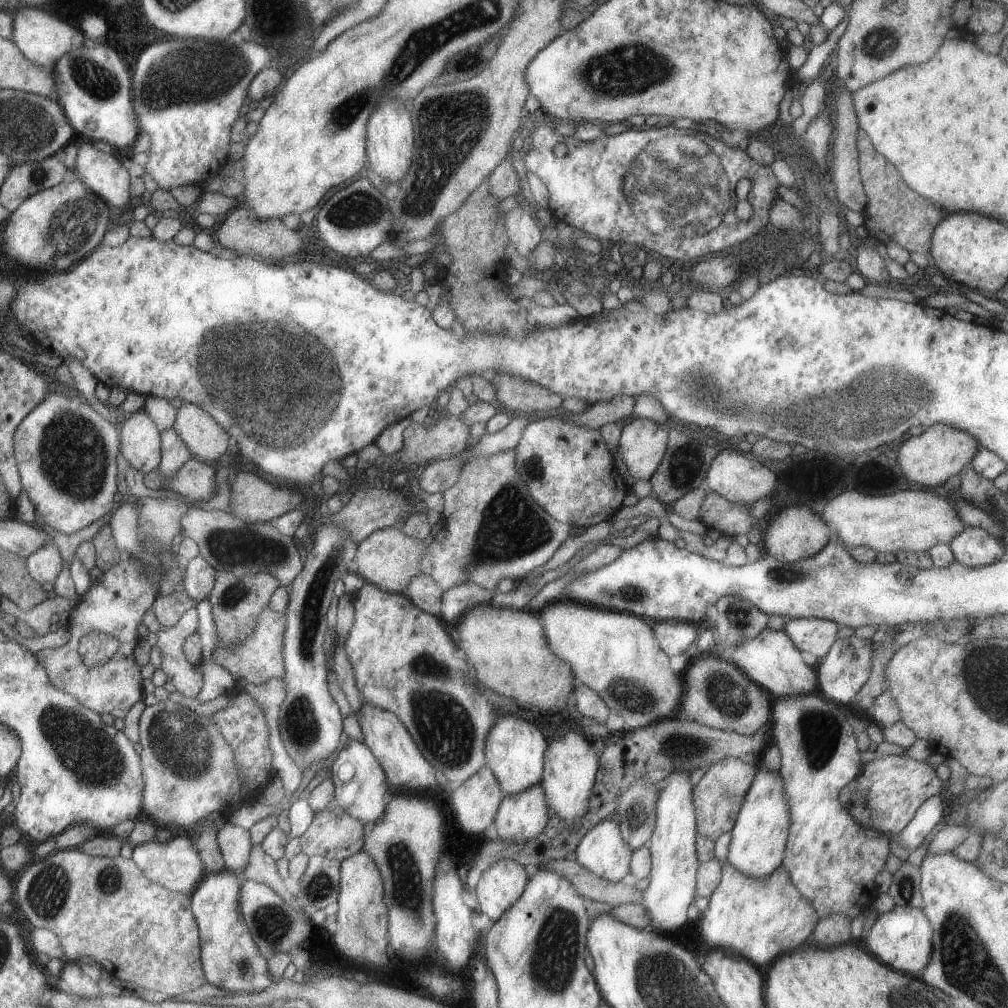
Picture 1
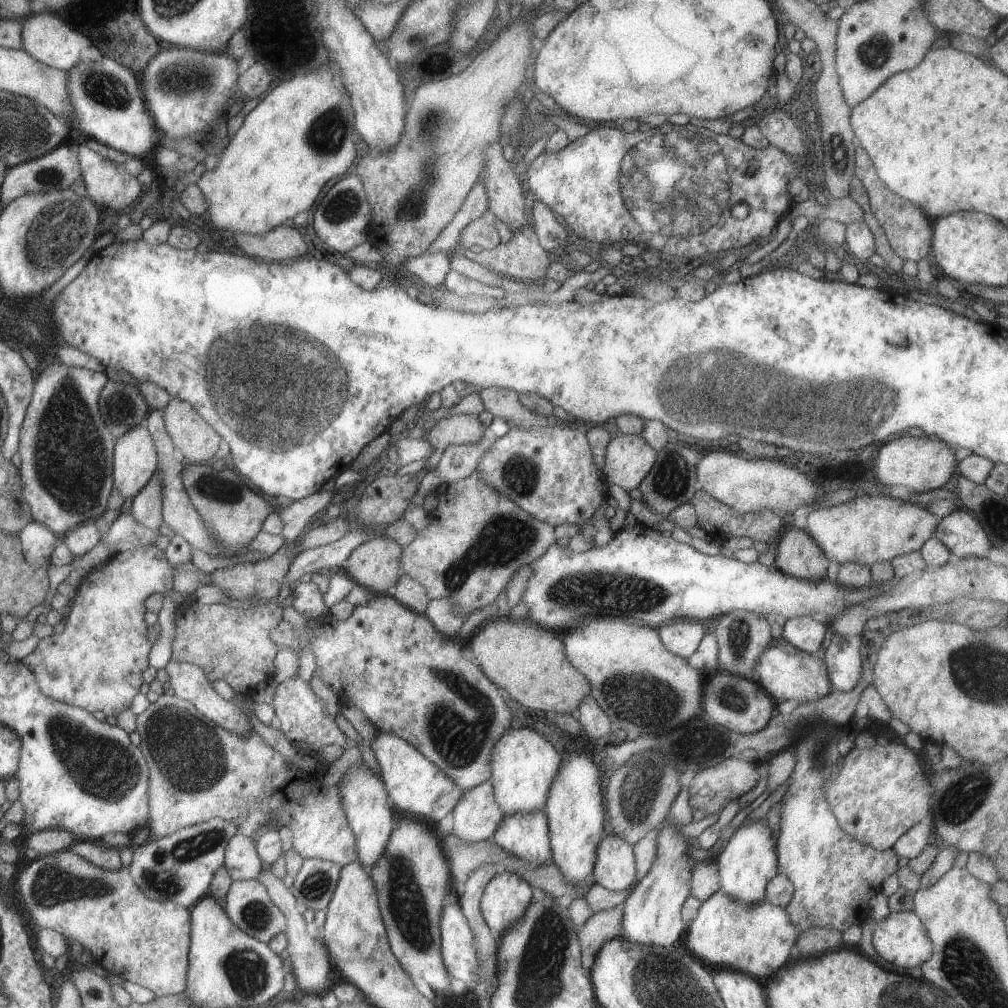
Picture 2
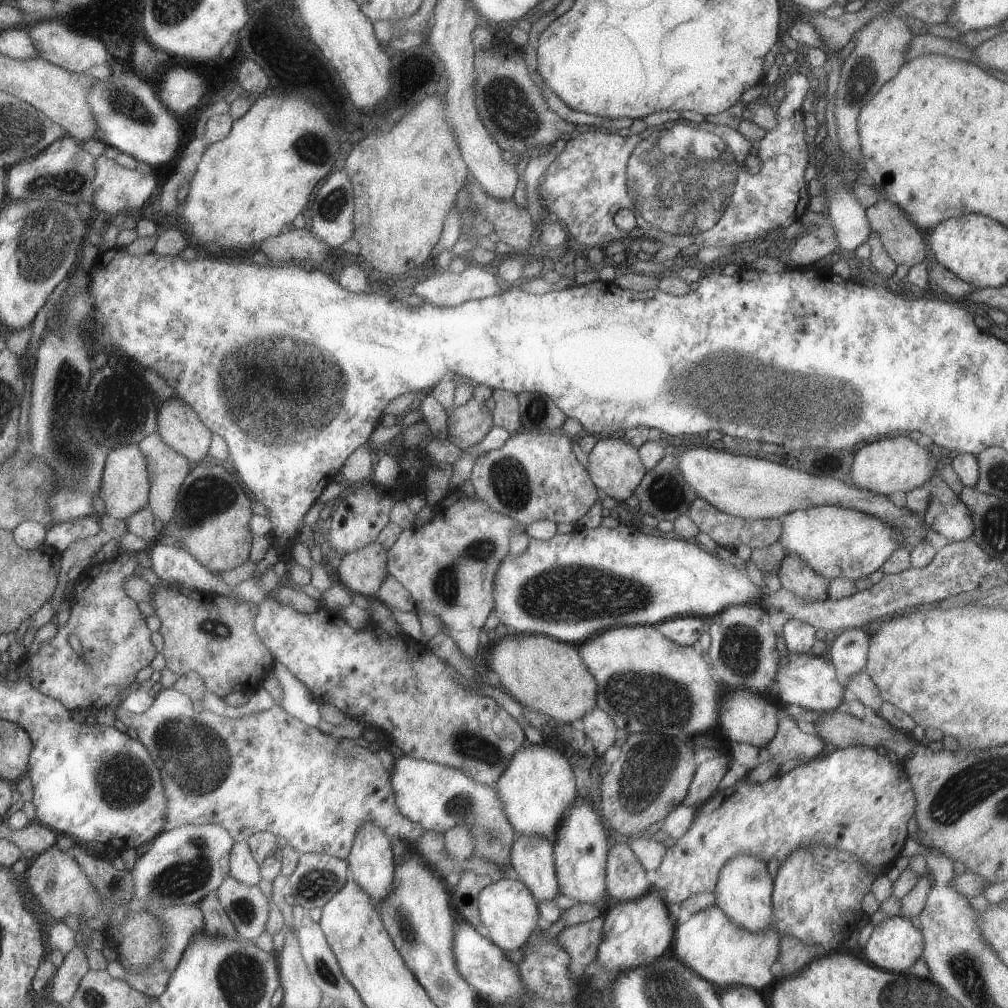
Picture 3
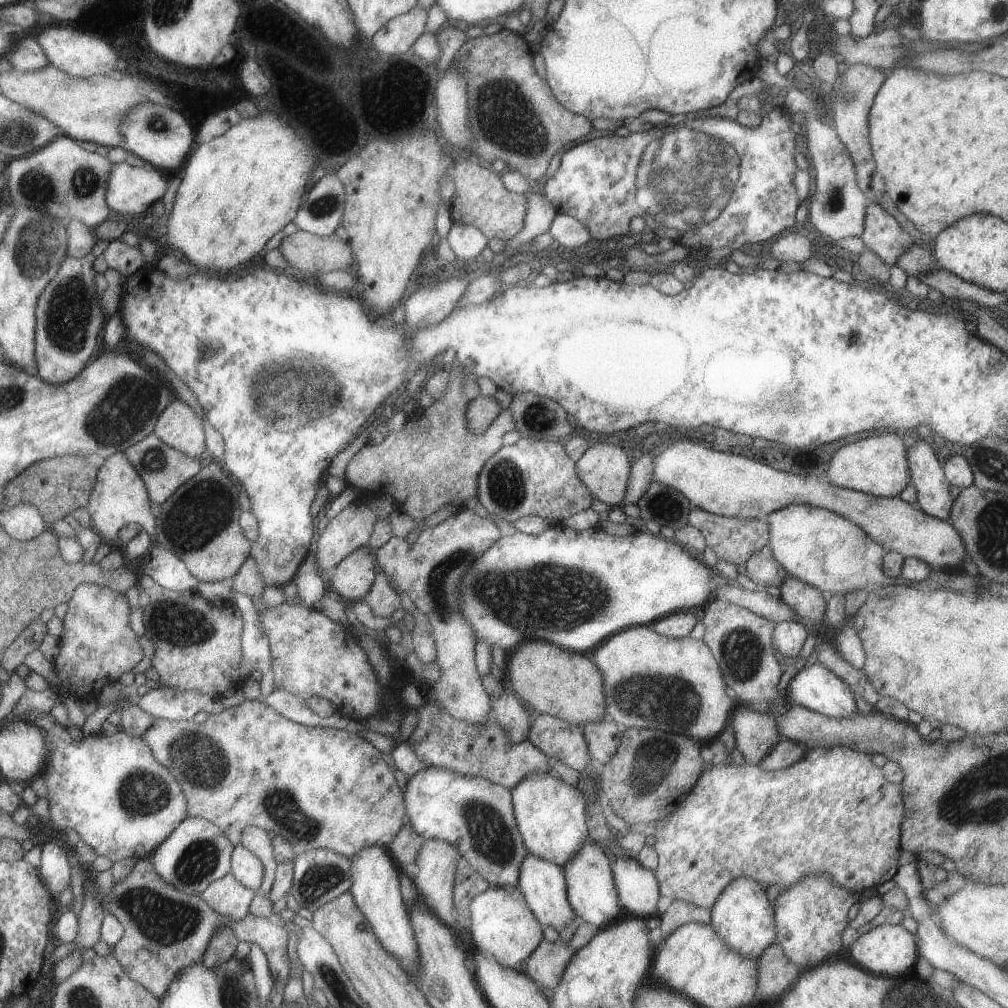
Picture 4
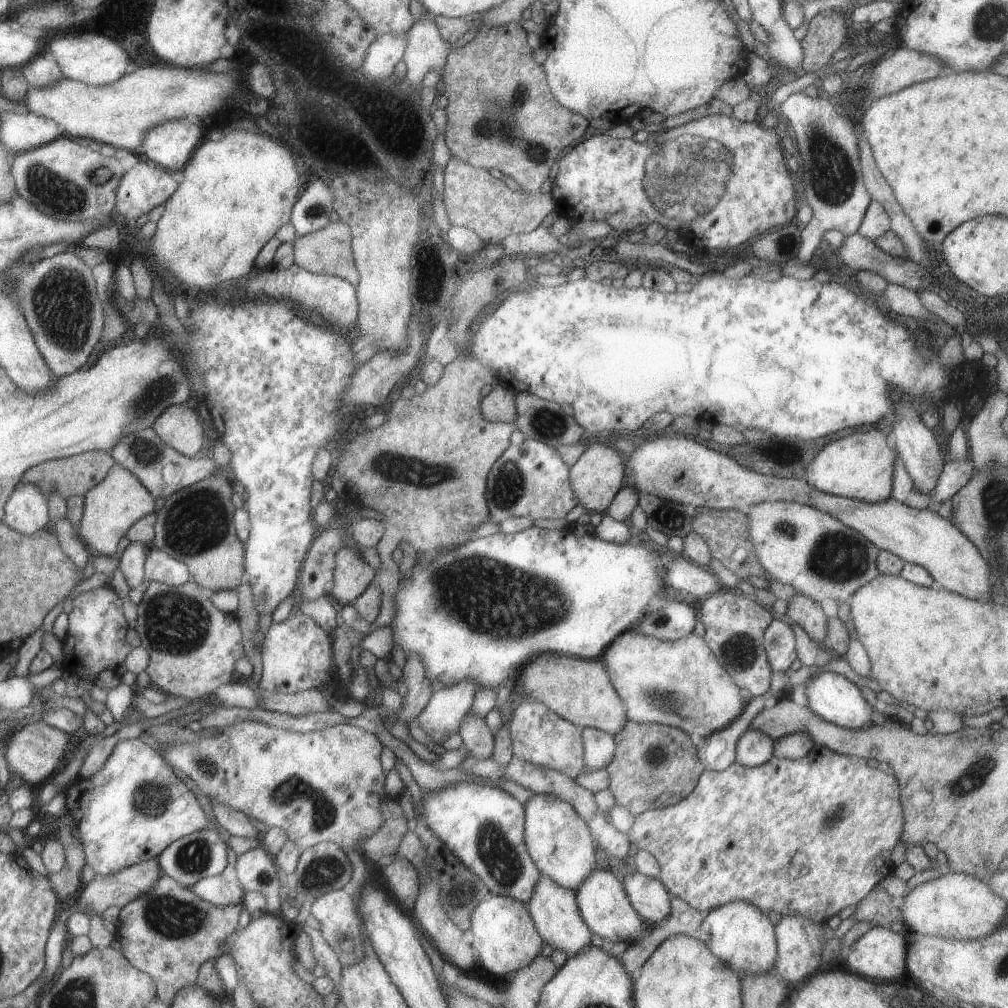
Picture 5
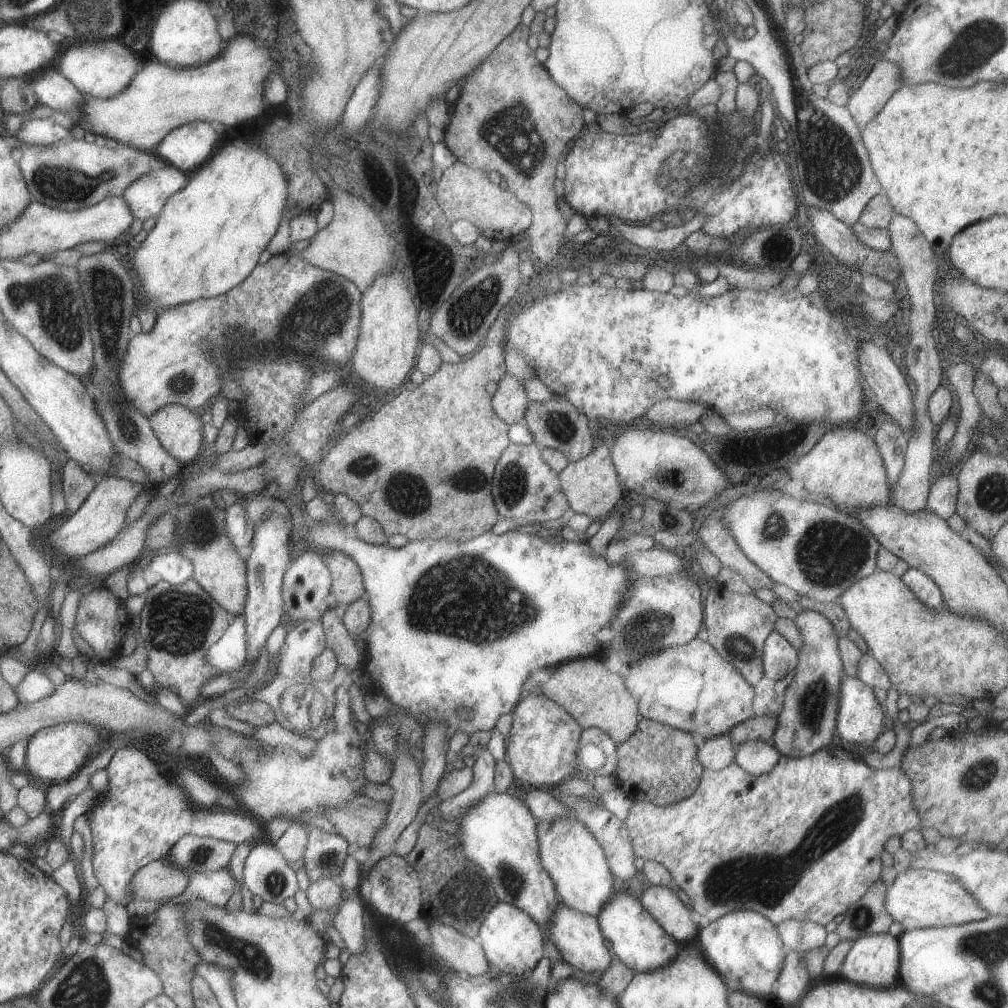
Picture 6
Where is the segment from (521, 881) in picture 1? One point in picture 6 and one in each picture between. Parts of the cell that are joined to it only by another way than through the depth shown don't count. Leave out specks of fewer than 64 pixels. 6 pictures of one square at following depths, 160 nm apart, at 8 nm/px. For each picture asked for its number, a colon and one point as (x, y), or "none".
2: (504, 899)
3: (507, 910)
4: (501, 925)
5: (505, 938)
6: (512, 942)

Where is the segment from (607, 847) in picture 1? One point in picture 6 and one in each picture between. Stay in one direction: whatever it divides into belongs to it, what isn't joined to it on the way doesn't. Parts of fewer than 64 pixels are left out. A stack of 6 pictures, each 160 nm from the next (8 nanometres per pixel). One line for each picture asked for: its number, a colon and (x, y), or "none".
2: (613, 868)
3: (625, 879)
4: (637, 889)
5: (648, 897)
6: (662, 904)

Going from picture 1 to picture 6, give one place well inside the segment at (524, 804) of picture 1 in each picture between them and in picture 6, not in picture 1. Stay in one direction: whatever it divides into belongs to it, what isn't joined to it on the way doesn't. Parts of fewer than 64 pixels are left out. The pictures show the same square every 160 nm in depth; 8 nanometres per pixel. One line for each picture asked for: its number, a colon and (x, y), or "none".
2: (524, 834)
3: (531, 856)
4: (541, 882)
5: (552, 908)
6: (576, 936)

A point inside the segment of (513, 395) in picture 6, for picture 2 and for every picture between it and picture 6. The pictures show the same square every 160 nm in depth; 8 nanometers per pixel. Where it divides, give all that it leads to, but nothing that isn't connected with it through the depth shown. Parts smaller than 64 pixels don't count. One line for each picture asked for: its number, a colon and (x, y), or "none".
2: (461, 429)
3: (467, 424)
4: (479, 412)
5: (497, 406)

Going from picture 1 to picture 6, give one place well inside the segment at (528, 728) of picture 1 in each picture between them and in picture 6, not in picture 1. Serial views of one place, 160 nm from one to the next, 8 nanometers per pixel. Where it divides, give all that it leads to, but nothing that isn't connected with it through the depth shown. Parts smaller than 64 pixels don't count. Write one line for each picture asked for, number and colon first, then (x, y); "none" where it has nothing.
2: (522, 763)
3: (537, 784)
4: (549, 814)
5: (558, 841)
6: (575, 862)

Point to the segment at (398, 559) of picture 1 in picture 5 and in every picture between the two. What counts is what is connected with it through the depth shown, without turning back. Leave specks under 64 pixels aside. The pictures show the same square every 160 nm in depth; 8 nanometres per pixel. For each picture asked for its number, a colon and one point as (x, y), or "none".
2: (375, 564)
3: (362, 571)
4: (352, 577)
5: (352, 575)

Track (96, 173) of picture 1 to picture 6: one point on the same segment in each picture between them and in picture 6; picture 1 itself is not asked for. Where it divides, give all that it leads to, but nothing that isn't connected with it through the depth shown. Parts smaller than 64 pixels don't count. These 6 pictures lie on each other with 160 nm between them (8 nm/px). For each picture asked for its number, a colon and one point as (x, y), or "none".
2: (107, 184)
3: (115, 188)
4: (130, 190)
5: (143, 186)
6: (145, 196)

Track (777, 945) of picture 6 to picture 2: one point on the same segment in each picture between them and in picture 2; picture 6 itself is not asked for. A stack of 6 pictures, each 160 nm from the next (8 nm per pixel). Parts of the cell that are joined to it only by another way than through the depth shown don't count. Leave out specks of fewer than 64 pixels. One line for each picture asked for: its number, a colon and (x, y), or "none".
2: (747, 861)
3: (743, 891)
4: (742, 915)
5: (741, 935)

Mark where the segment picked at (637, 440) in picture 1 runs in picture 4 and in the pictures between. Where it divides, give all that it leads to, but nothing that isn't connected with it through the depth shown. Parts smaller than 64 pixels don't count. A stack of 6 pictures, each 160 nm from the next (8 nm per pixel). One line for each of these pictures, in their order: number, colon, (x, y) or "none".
2: (628, 458)
3: (614, 466)
4: (603, 468)

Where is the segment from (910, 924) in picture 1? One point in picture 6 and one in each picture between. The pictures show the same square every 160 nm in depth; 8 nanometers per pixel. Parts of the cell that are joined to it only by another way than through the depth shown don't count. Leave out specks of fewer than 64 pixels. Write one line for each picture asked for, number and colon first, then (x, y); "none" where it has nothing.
2: (900, 938)
3: (895, 944)
4: (888, 950)
5: (880, 954)
6: (874, 960)

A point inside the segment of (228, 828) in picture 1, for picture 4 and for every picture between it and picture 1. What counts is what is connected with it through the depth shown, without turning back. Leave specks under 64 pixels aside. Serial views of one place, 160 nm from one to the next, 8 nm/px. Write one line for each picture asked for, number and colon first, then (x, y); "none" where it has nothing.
2: (241, 860)
3: (242, 866)
4: (244, 866)

